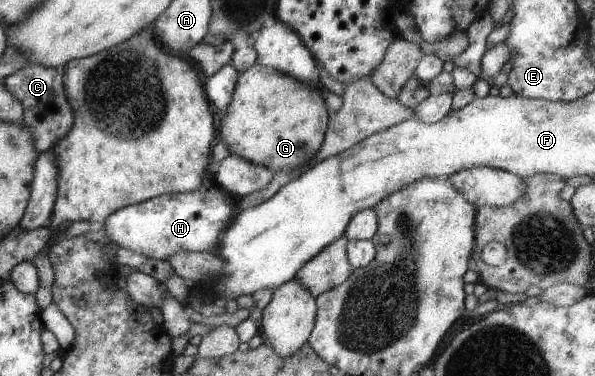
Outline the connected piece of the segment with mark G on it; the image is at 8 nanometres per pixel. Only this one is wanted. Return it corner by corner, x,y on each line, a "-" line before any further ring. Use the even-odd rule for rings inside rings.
255,63
236,79
231,101
219,125
219,135
229,153
274,174
295,171
307,163
317,153
328,121
326,105
317,89
277,69

